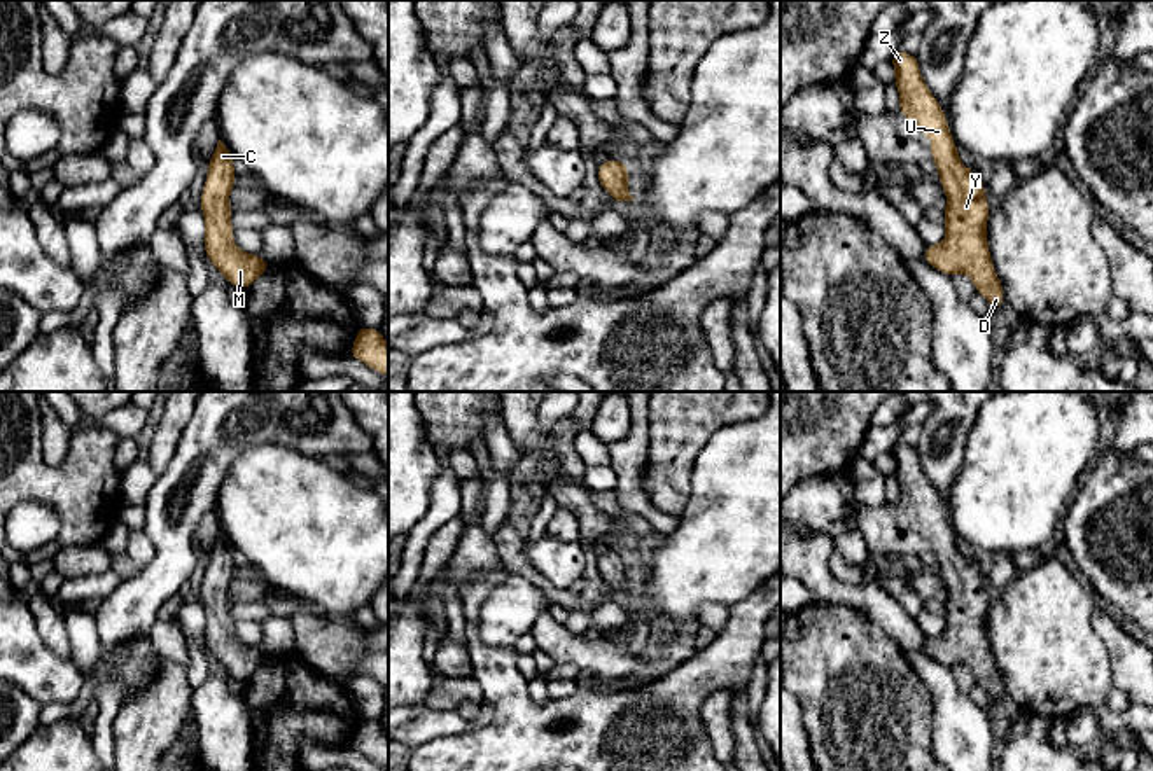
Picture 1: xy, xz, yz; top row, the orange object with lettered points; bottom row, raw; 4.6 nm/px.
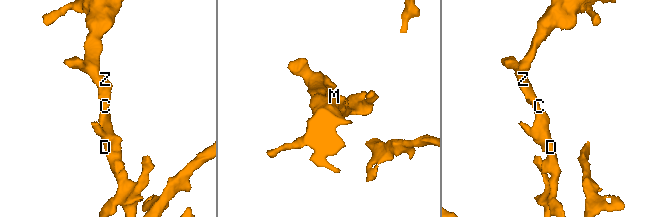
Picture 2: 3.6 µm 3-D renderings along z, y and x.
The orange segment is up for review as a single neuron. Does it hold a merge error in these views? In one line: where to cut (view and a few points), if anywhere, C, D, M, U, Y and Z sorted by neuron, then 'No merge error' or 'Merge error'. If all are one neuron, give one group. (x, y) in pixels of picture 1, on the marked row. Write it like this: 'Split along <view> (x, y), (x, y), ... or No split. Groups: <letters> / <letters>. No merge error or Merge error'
No split. Groups: C D M U Y Z. No merge error

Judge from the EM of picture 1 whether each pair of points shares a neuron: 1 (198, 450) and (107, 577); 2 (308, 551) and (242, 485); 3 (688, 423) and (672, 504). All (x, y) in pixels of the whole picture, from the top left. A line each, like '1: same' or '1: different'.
1: different
2: same
3: same

